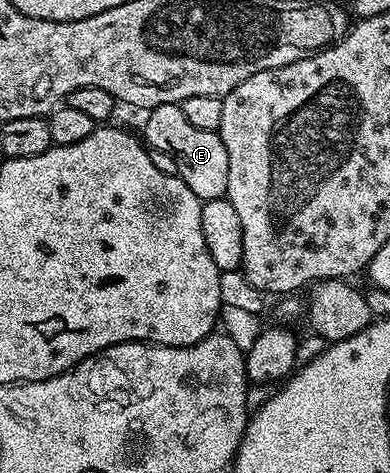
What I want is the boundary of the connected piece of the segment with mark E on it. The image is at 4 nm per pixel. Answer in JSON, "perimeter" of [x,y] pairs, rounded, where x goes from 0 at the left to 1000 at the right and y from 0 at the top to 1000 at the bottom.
{"perimeter":[[[433,216],[395,226],[372,243],[374,292],[382,315],[408,315],[441,330],[456,357],[456,374],[503,406],[521,427],[579,416],[585,397],[585,313],[574,313],[569,285],[554,275],[503,271],[474,249],[464,222]]]}

